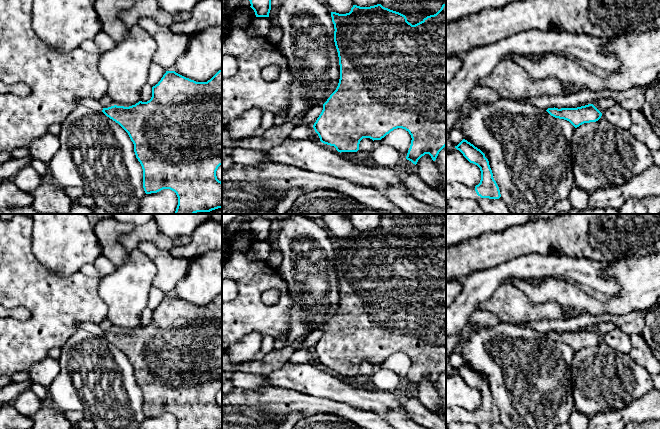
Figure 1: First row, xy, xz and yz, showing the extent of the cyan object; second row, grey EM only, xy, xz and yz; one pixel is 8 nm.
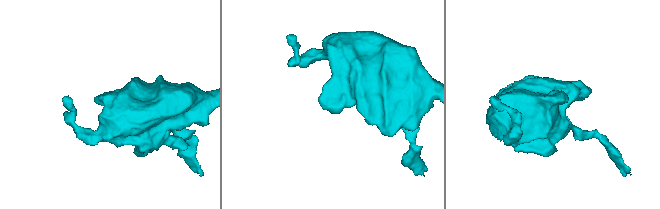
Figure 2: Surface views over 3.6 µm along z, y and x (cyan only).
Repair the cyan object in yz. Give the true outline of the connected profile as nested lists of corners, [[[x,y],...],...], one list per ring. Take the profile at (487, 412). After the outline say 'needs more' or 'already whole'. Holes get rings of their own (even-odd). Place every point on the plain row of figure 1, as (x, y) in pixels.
[[[465,363],[455,370],[455,372],[470,387],[480,392],[481,404],[475,411],[467,411],[461,407],[446,407],[446,425],[452,422],[472,423],[477,426],[481,422],[499,423],[501,421],[500,414],[493,402],[493,397],[485,378]]]; needs more

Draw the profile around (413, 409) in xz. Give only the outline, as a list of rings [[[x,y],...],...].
[[[412,397],[403,406],[403,411],[407,417],[422,427],[427,429],[446,429],[446,419],[442,419],[427,410],[416,397]]]

